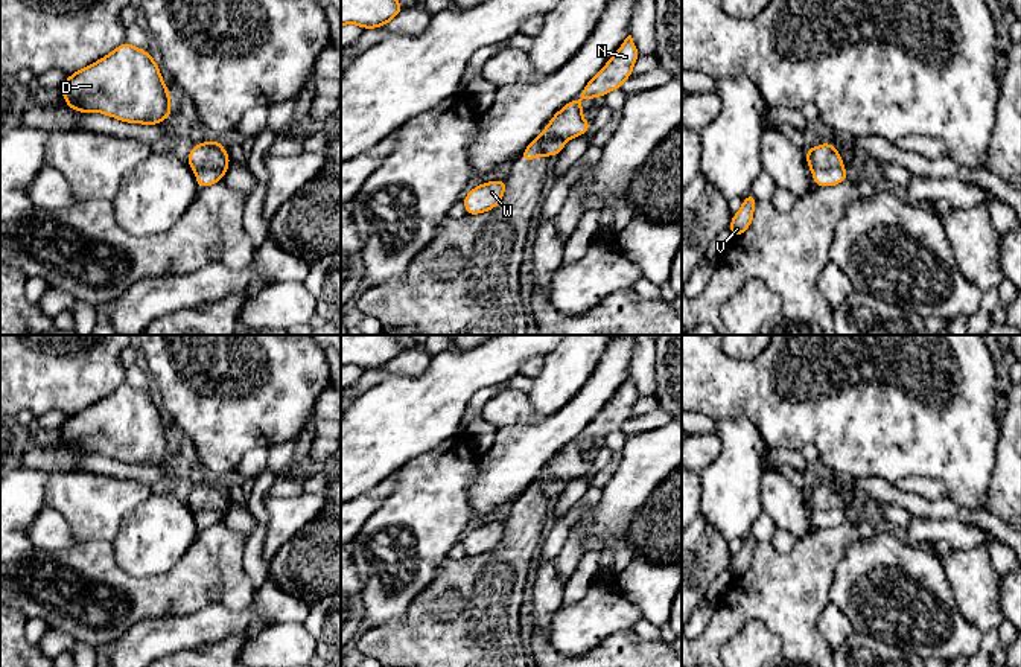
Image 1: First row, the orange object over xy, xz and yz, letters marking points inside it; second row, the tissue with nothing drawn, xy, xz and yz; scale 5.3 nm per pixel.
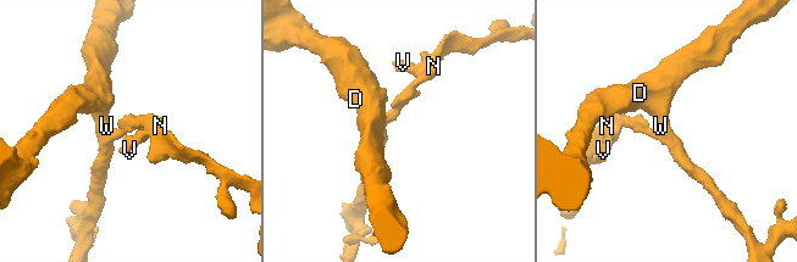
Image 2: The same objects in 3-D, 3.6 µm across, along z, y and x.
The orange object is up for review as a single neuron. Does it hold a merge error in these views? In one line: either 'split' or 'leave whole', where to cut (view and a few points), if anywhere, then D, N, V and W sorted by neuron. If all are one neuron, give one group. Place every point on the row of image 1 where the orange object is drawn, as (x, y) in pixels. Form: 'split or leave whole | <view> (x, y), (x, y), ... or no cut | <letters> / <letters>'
split | xz (565, 142), (547, 137), (540, 153) | D W / N V

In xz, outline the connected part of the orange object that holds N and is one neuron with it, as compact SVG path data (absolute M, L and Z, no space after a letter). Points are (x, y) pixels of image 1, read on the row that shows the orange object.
M628 35L607 64L587 82L580 96L575 101L568 102L552 116L540 136L520 154L520 160L528 163L540 155L546 137L566 143L577 136L589 132L592 123L581 117L583 108L580 101L596 99L606 96L612 90L621 90L622 84L633 75L631 70L638 58L639 52L631 35Z

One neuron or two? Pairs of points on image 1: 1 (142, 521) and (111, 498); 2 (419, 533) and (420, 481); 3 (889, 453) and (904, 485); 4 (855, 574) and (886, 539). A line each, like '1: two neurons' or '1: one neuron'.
1: two neurons
2: one neuron
3: two neurons
4: one neuron

